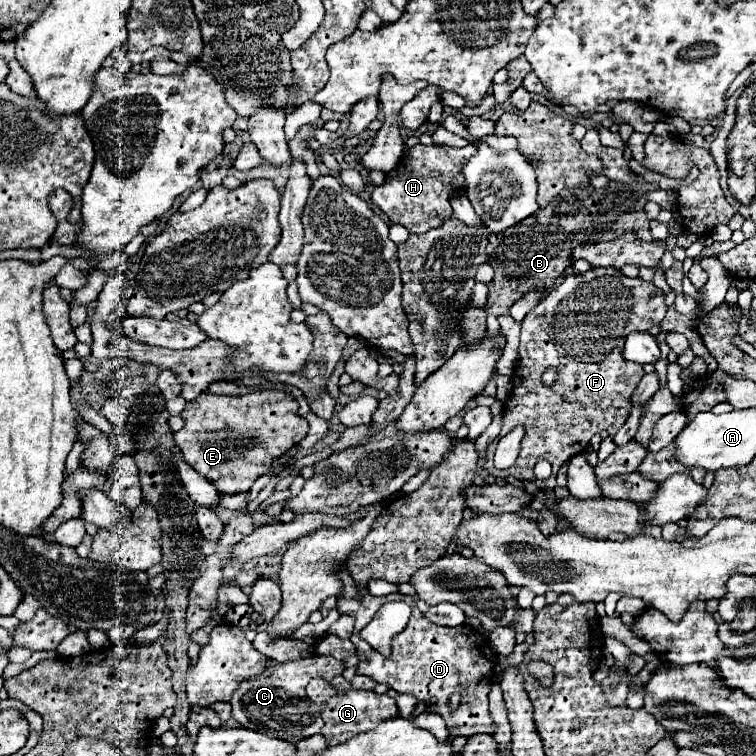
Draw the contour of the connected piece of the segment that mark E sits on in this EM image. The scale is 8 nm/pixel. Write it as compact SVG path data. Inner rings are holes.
M263 389L241 397L227 397L227 395L213 395L213 393L201 393L197 399L189 401L183 409L181 417L185 419L185 427L175 433L175 443L179 451L183 453L183 459L205 479L209 479L219 493L247 493L253 485L253 481L267 473L273 459L281 457L285 451L295 447L301 439L305 439L309 431L309 423L305 417L299 415L299 403L295 397Z

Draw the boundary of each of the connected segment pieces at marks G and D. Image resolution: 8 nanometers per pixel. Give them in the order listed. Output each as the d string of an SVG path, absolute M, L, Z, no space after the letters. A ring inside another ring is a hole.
M315 677L307 685L307 697L319 705L321 709L321 719L325 721L325 727L321 733L325 735L325 741L329 745L337 745L341 741L349 741L353 735L361 735L365 731L375 729L375 725L398 715L395 700L387 694L375 693L375 691L361 691L361 689L351 689L347 693L335 689L329 681Z
M347 571L341 573L343 579L343 593L337 597L337 609L341 613L349 613L355 617L355 631L351 635L351 641L355 643L361 661L359 671L363 675L369 675L377 683L387 683L397 693L411 693L417 697L417 701L429 701L431 697L437 699L433 711L439 713L447 721L447 729L453 737L463 735L475 735L475 733L495 733L493 719L489 717L487 709L487 695L489 687L493 683L493 665L495 665L495 653L491 651L491 645L487 643L487 637L475 629L469 629L467 625L459 627L443 627L431 623L413 603L411 597L405 597L401 593L389 595L389 599L403 599L411 605L413 613L409 617L407 627L393 637L391 643L391 655L383 657L379 651L375 651L367 641L359 637L359 631L373 619L377 609L381 607L383 597L373 597L371 593L363 593L363 605L361 599L357 599L355 583ZM453 693L461 695L459 709L451 713L447 709L449 697Z

